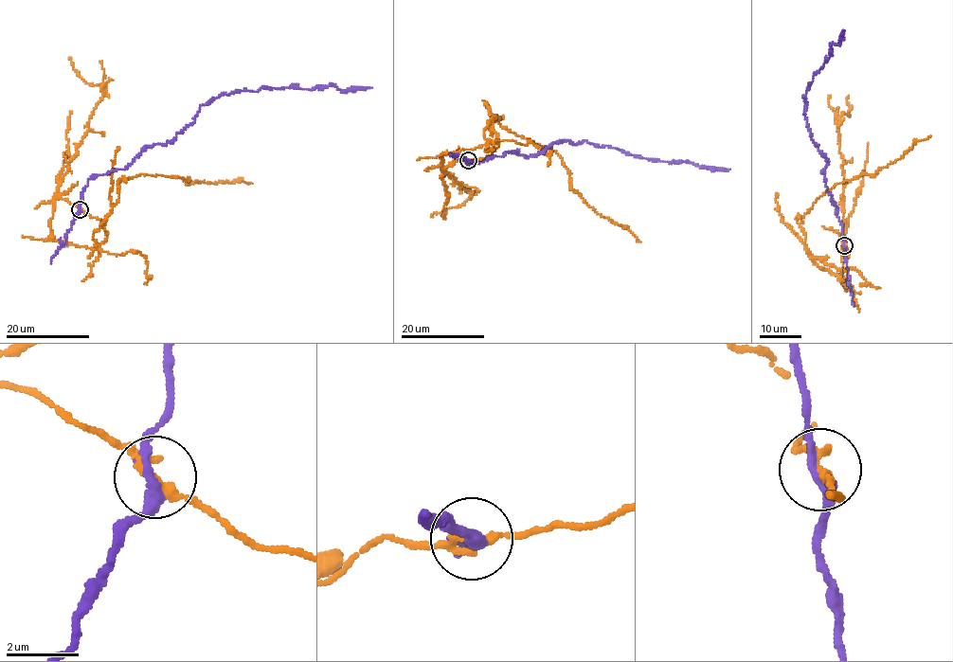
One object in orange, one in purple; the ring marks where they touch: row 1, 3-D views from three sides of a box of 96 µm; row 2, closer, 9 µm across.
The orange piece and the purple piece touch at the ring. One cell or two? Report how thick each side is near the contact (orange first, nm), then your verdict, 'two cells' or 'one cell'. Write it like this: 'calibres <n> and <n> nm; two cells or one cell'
calibres 200 and 280 nm; two cells

